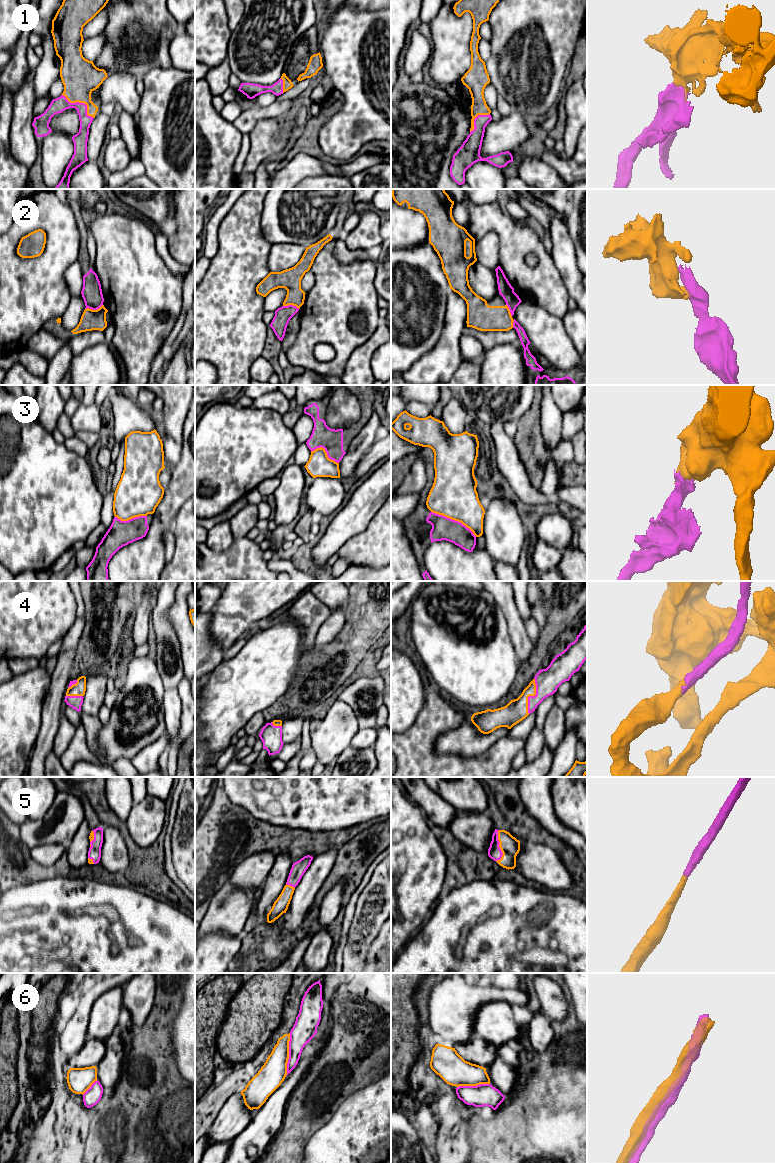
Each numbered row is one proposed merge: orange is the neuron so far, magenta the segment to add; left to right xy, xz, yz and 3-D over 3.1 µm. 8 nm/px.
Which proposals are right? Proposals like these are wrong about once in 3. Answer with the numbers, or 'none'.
1, 4, 5

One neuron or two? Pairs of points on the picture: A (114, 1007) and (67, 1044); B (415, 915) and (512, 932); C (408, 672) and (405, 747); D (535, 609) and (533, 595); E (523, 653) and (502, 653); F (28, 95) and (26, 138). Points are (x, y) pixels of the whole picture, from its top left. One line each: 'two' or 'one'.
A: two
B: two
C: two
D: one
E: two
F: one

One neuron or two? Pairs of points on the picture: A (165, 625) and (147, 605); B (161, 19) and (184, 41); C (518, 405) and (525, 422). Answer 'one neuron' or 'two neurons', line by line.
A: two neurons
B: two neurons
C: two neurons

